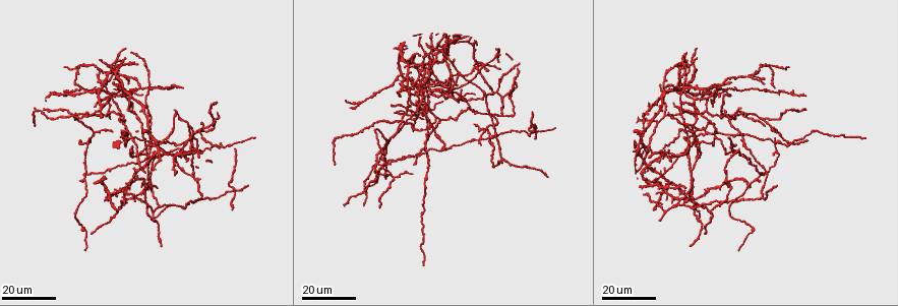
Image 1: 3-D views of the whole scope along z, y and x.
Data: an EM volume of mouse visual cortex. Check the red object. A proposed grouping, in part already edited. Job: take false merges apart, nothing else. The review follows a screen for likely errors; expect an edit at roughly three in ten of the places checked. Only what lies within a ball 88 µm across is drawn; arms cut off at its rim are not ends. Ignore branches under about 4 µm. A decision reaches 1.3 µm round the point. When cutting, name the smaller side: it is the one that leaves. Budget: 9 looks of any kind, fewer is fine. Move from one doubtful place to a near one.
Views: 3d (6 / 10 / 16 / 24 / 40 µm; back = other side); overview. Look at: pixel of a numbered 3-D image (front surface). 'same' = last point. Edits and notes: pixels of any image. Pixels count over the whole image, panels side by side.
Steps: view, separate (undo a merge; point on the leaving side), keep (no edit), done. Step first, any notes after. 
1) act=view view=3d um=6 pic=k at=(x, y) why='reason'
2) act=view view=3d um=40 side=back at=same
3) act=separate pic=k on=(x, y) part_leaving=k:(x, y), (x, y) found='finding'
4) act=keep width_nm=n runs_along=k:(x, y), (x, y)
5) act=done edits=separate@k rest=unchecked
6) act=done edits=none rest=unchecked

act=view view=3d um=24 pic=1 at=(478, 63) why='four arms meet'

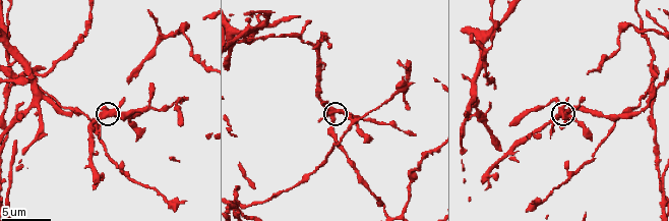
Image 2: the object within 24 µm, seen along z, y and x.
act=view view=3d um=10 pic=2 at=(338, 110)

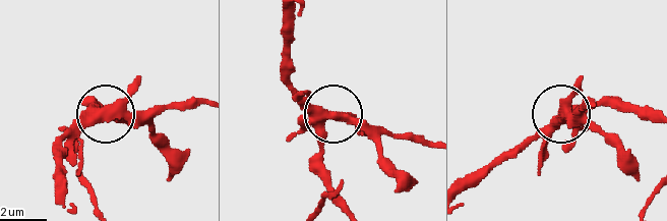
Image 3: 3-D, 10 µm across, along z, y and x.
act=keep arms=4 found='continuous, no second neuron'

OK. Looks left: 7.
act=view view=3d um=16 pic=1 at=(135, 153) why='three-way junction'

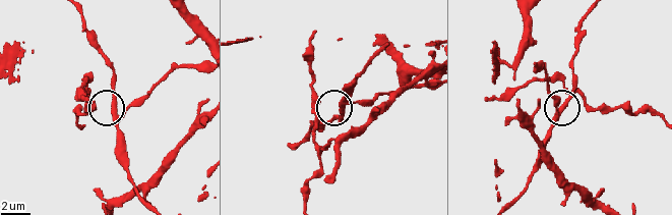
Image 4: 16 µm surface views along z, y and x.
act=view view=3d um=6 pic=4 at=(115, 112)

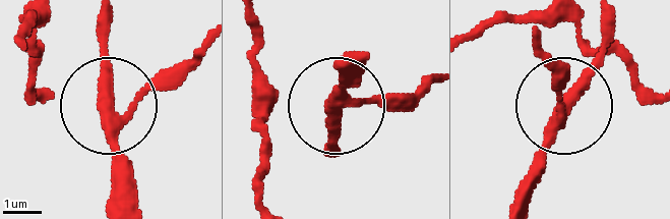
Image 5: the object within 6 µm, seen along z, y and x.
act=keep arms=3 found='all the same neuron'

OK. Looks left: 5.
act=view view=3d um=16 pic=1 at=(423, 91) why='looks like a crossing'

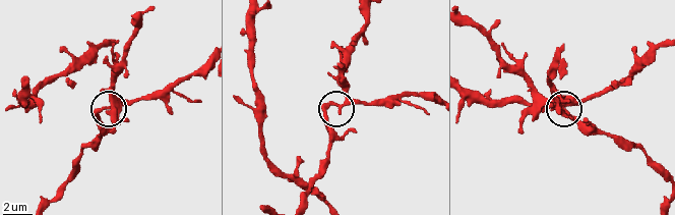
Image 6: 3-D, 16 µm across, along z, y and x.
act=view view=3d um=10 pic=6 at=(348, 101)

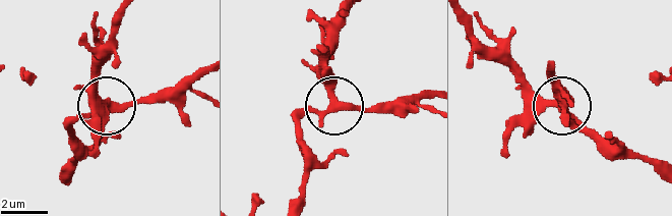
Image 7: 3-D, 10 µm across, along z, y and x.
act=keep runs_along=7:(428, 98), (336, 104), (296, 120) found='all the same neuron'

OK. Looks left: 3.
act=view view=3d um=16 pic=1 at=(706, 108) why='arms part here'

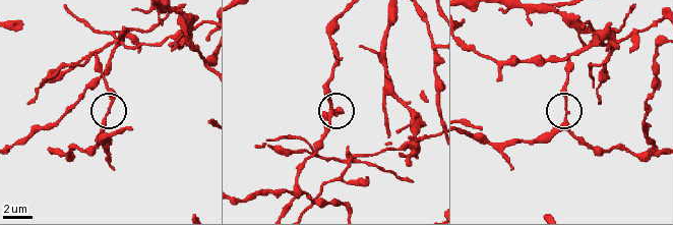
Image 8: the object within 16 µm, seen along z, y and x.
act=view view=3d um=10 pic=8 at=(330, 110) why='zoom in'

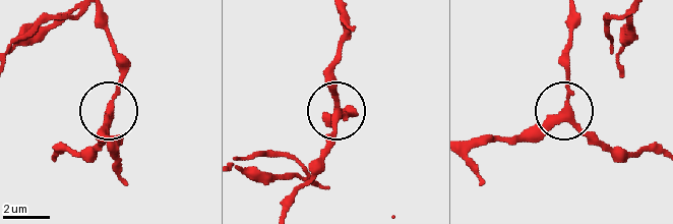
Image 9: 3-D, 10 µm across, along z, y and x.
act=keep arms=3 found='continuous, no second neuron'

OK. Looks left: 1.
act=done edits=none rest=unchecked

